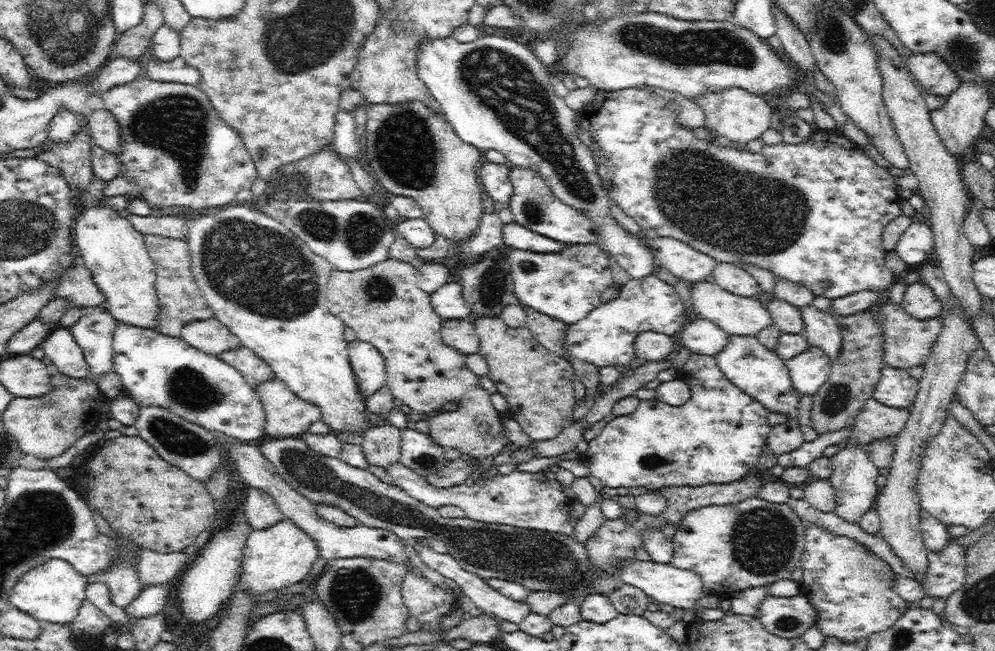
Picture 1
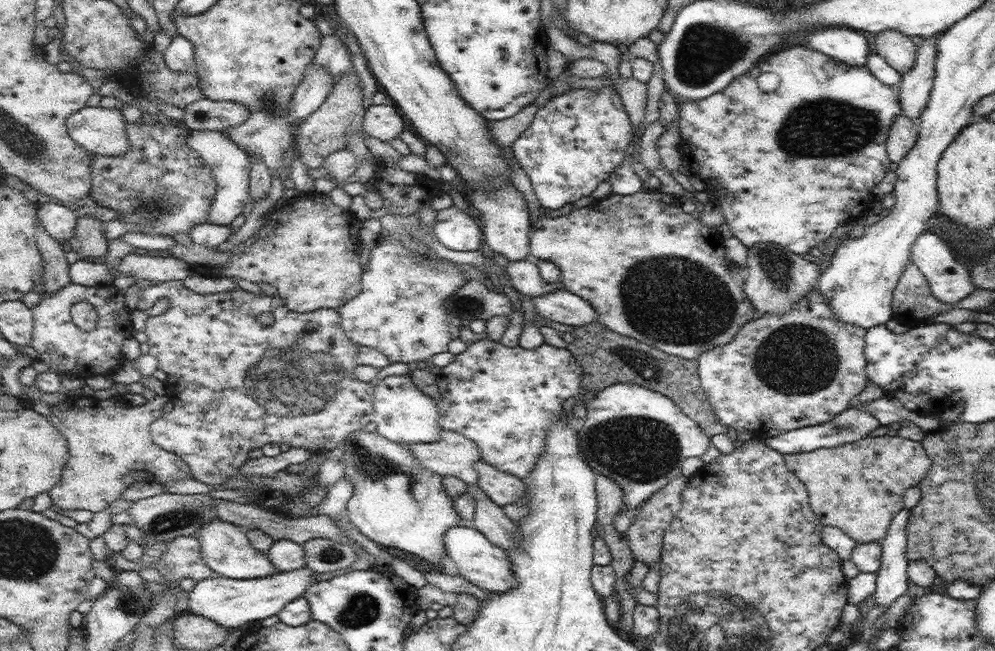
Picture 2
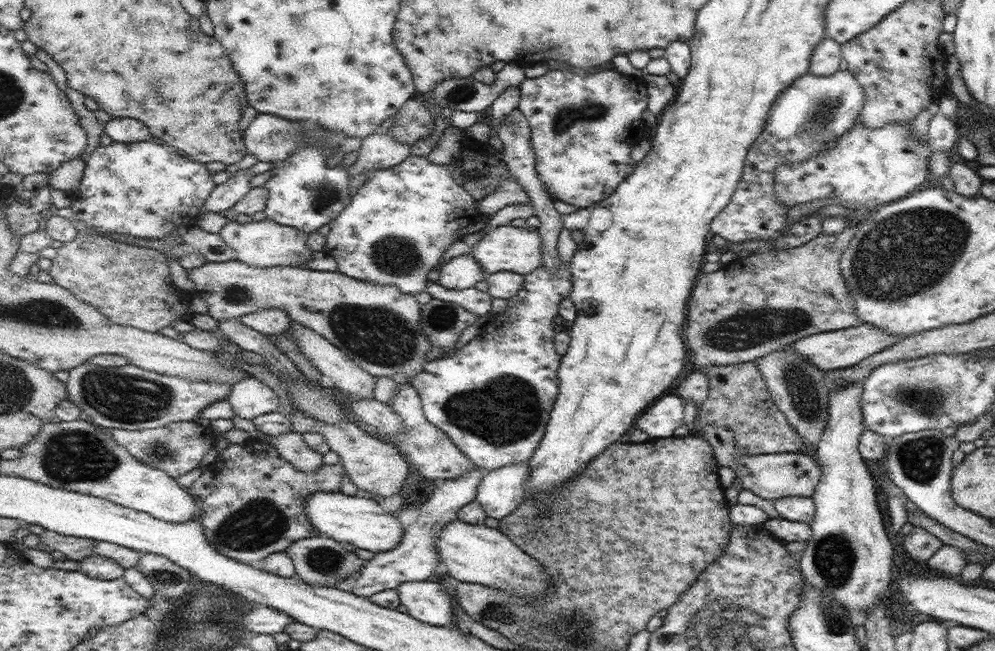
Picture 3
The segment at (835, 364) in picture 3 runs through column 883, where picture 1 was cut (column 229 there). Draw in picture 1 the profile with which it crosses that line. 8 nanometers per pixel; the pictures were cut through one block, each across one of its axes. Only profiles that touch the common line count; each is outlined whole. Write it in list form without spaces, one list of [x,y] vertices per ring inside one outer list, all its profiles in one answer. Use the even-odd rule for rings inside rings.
[[[216,318],[188,322],[182,330],[182,338],[190,346],[194,346],[198,350],[204,350],[206,354],[212,354],[212,356],[220,356],[220,354],[224,354],[224,350],[232,350],[232,348],[242,346],[240,338],[234,336]]]

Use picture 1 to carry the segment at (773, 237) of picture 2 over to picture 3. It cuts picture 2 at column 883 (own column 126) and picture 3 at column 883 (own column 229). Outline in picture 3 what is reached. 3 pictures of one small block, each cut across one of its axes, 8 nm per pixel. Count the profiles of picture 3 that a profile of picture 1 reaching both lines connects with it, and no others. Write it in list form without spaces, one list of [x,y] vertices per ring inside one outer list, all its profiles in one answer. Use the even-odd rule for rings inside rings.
[[[859,116],[855,126],[847,130],[835,146],[817,150],[815,156],[803,162],[779,164],[773,170],[773,200],[783,208],[793,208],[813,200],[835,204],[847,210],[877,210],[891,202],[903,200],[917,186],[929,186],[929,154],[927,136],[917,136],[911,130],[911,120],[895,120],[879,128],[867,128]]]

